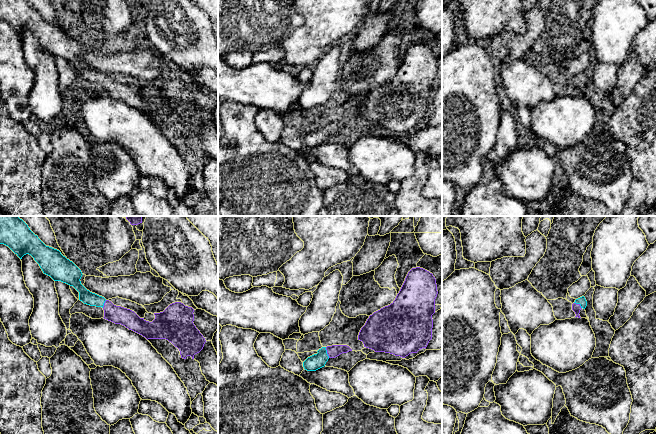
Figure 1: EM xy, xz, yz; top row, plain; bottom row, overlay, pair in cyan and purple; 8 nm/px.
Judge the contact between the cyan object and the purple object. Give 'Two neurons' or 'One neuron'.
One neuron

